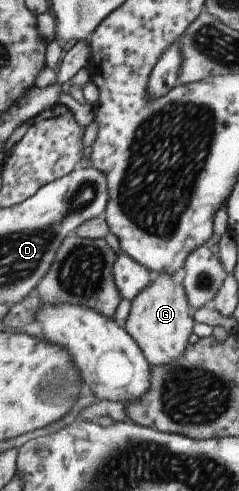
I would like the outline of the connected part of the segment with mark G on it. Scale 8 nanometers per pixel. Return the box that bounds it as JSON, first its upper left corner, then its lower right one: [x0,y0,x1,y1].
[123,273,195,366]

